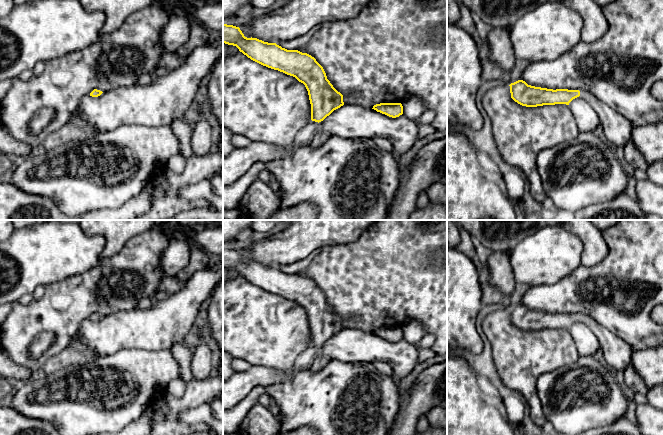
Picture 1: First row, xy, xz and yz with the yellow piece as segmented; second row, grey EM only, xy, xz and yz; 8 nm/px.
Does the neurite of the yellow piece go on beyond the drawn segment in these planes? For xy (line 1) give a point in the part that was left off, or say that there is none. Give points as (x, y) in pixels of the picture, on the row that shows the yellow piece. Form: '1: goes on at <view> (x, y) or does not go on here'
1: does not go on here

